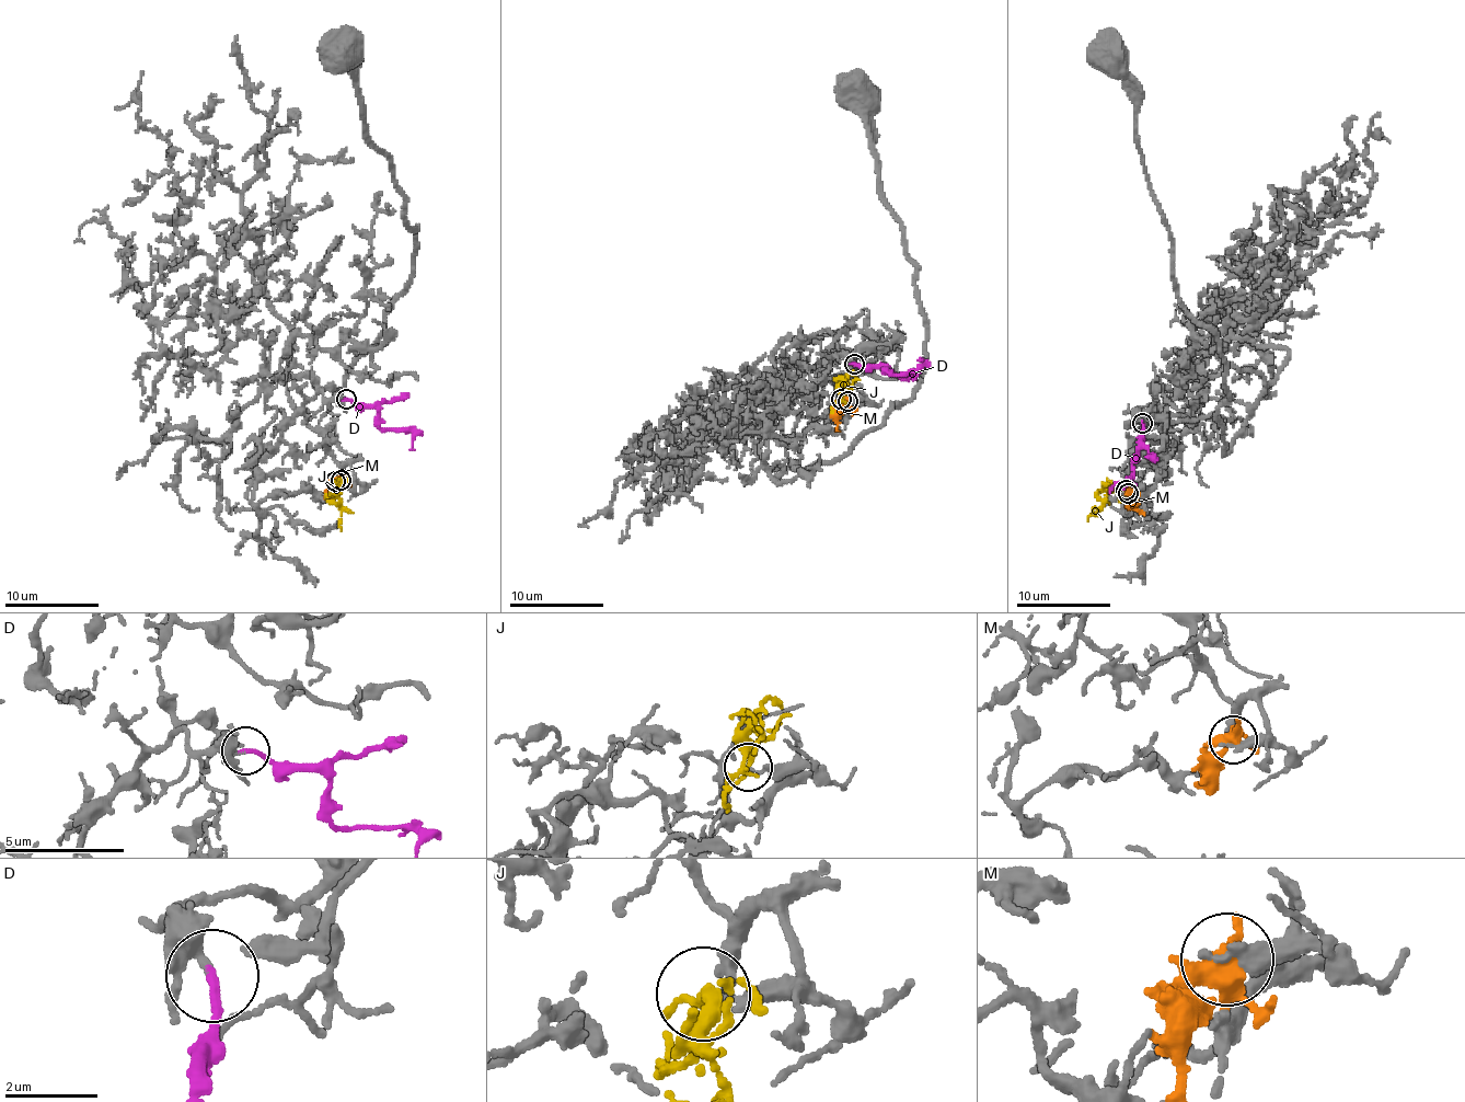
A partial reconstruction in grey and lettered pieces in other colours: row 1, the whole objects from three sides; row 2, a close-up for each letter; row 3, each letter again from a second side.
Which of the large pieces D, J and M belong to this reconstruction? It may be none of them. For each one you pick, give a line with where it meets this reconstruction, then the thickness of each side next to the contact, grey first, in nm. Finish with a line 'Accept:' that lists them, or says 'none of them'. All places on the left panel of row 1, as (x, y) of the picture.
D: Touches grey at (346, 399). Thickness 200 nm (grey) against 180 nm
Accept: D

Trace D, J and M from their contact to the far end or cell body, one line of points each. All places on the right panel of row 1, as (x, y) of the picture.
D: (1142, 424), (1141, 442), (1131, 480), (1109, 490)
J: (1126, 490), (1114, 488), (1087, 520)
M: (1128, 493), (1132, 505), (1144, 513)

